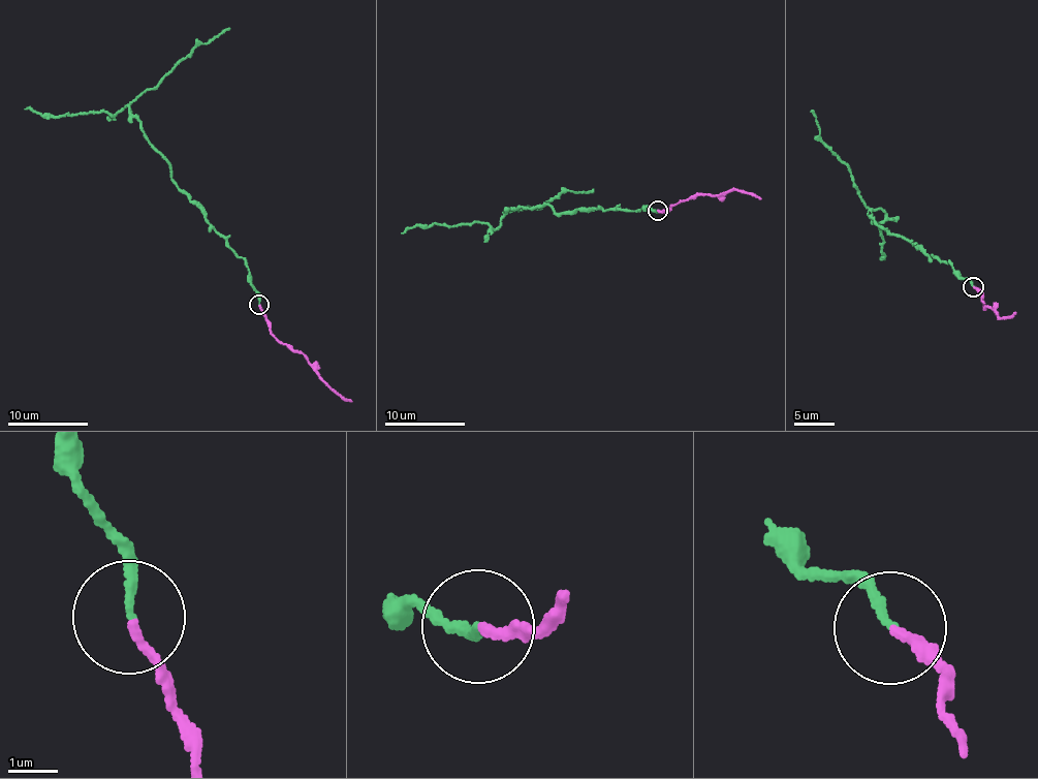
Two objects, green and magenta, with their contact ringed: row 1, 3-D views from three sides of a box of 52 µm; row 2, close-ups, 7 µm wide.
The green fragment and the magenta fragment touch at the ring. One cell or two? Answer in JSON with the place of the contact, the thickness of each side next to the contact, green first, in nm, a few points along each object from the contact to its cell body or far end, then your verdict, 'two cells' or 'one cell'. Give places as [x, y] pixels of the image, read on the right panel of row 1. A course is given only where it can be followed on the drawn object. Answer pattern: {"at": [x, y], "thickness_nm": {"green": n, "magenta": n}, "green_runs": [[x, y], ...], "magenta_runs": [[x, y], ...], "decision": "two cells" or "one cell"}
{"at": [973, 286], "thickness_nm": {"green": 170, "magenta": 180}, "green_runs": [[973, 287], [949, 262], [874, 221], [848, 168], [820, 137], [811, 110]], "magenta_runs": [[973, 287], [979, 289], [984, 303], [997, 316], [1008, 318], [1015, 312]], "decision": "two cells"}

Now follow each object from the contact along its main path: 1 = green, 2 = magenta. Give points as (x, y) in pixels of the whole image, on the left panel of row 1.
1: (258, 305), (245, 260), (178, 186), (165, 159), (152, 145), (129, 104), (197, 43), (218, 37), (228, 27)
2: (258, 305), (272, 333), (306, 356), (340, 397), (351, 400)

